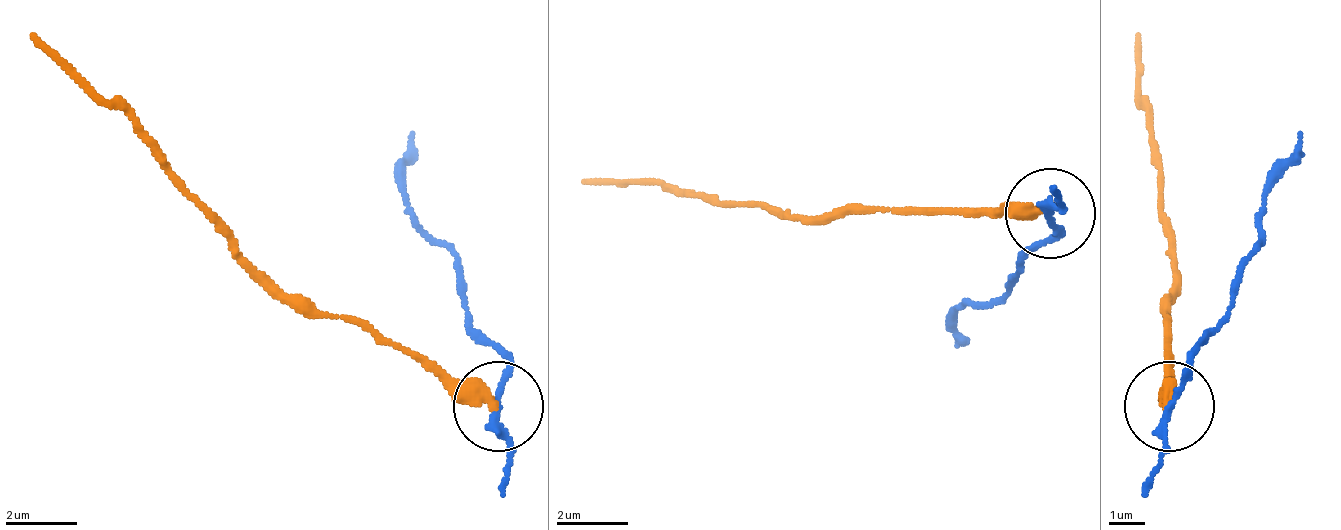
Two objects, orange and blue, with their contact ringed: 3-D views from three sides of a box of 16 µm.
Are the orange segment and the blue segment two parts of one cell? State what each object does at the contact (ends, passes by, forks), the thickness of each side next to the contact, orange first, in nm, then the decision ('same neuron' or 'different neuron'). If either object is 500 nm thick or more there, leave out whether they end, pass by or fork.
orange ends | blue passes by | 380/190 nm | different neuron

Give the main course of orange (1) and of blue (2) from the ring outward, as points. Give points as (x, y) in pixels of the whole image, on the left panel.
1: (496, 409), (352, 319), (307, 319), (163, 157), (109, 103), (28, 31)
2: (496, 409), (505, 355), (469, 319), (451, 256), (406, 202), (415, 130)

